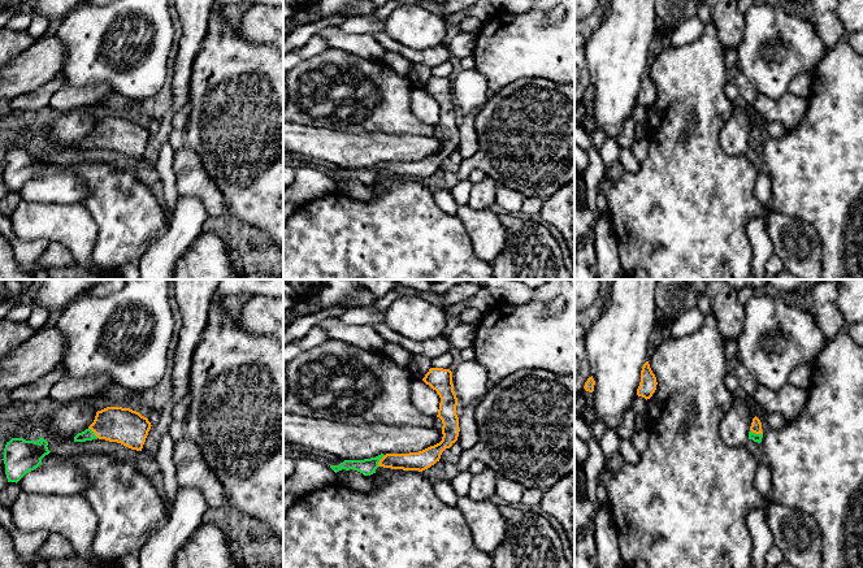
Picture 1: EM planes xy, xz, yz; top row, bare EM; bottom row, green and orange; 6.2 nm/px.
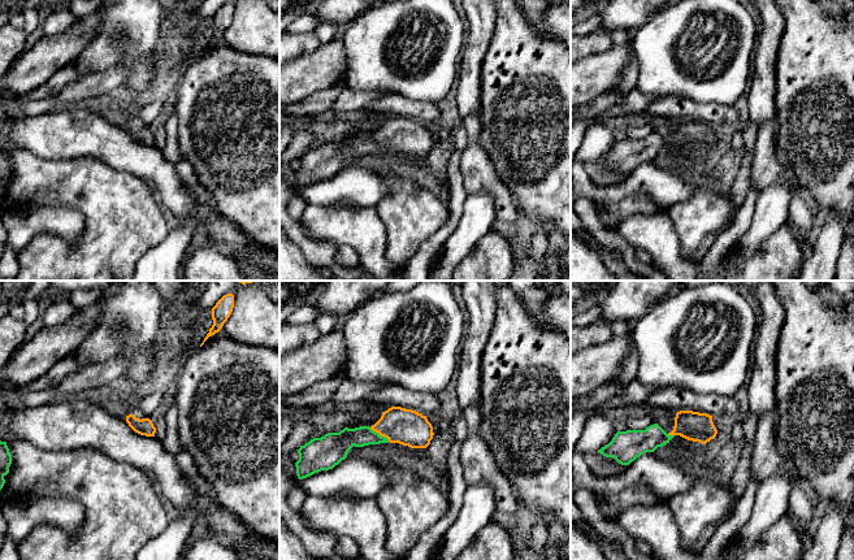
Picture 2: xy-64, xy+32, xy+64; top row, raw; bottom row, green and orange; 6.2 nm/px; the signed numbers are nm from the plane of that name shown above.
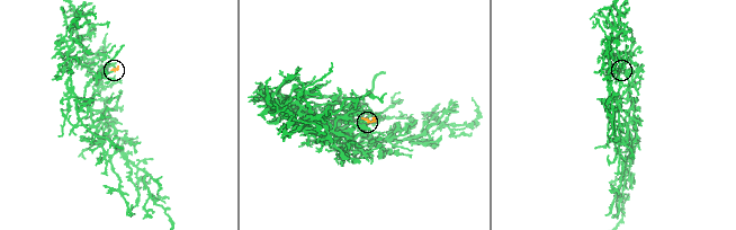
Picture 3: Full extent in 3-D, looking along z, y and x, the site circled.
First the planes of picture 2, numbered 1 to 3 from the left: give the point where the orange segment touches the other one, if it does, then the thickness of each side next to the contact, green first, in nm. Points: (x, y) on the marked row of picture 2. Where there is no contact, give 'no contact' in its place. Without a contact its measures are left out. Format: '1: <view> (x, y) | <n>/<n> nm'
1: no contact
2: xy+32 (378, 434) | 140/220 nm
3: xy+64 (671, 435) | 180/180 nm

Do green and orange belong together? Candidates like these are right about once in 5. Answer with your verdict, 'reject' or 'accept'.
accept

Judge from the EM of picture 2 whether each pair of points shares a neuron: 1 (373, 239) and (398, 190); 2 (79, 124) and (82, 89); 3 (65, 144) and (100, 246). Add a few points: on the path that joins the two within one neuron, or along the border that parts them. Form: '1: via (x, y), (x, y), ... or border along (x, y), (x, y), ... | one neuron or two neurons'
1: border along (375, 207), (385, 228), (385, 251) | two neurons
2: border along (78, 104), (59, 109) | two neurons
3: border along (40, 157), (51, 160), (98, 159), (100, 161) | two neurons

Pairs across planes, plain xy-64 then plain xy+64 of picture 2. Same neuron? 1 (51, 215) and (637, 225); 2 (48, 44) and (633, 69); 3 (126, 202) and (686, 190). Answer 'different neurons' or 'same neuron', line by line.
1: same neuron
2: different neurons
3: different neurons

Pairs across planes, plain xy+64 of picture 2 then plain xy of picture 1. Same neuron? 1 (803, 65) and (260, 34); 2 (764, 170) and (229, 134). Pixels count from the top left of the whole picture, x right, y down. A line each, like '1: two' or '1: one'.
1: two
2: two

